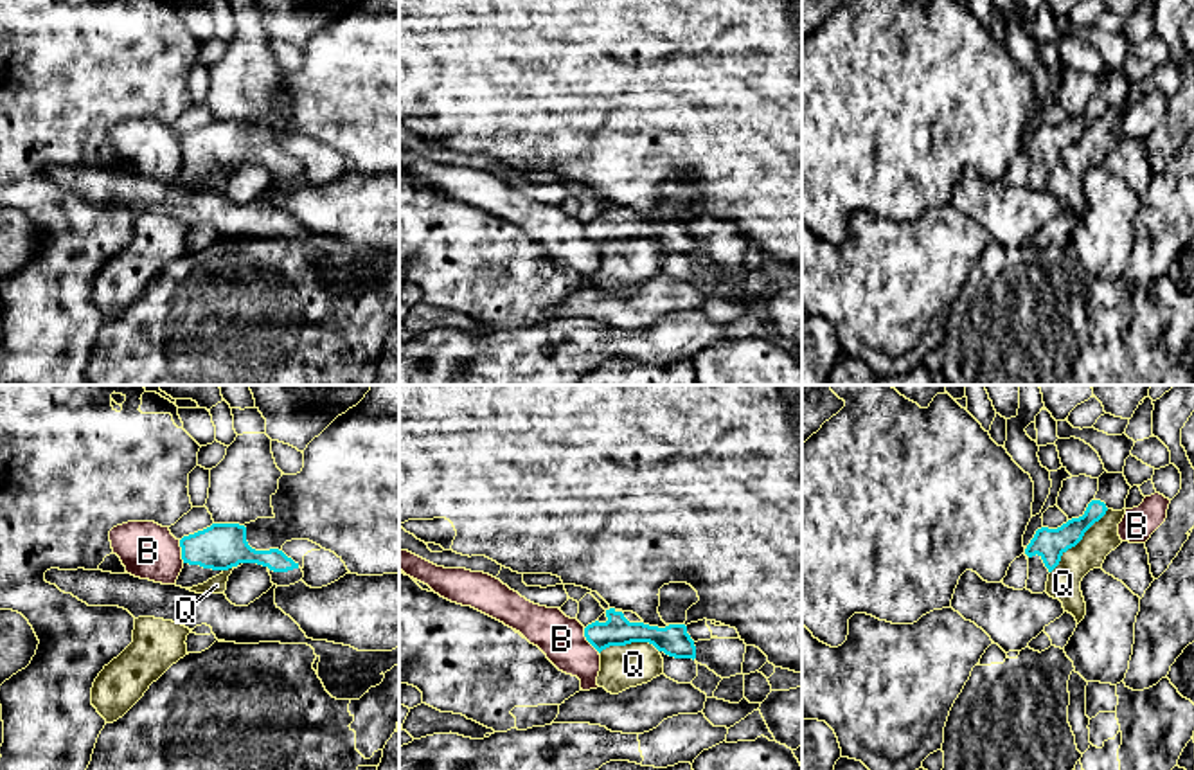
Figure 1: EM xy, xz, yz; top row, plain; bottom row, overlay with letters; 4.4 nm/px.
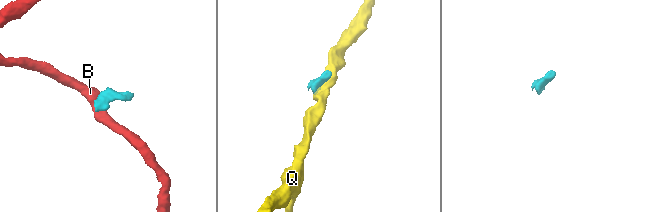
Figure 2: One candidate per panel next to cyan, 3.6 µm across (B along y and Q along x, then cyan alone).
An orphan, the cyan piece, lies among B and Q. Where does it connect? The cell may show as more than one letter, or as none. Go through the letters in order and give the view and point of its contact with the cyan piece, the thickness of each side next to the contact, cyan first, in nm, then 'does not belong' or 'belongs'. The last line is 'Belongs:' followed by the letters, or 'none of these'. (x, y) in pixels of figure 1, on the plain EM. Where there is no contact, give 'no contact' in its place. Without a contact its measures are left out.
B: xz (588, 238) | 140/200 nm | does not belong
Q: yz (1078, 139) | 140/150 nm | does not belong
Belongs: none of these

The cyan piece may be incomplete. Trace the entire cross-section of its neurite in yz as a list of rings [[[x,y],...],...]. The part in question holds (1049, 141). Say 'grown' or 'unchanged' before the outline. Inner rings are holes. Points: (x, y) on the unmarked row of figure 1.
grown; [[[1092,97],[1083,113],[1072,115],[1057,126],[1041,124],[1025,146],[1029,157],[1027,187],[1043,191],[1048,171],[1059,162],[1061,153],[1075,144],[1084,130],[1106,112],[1108,104],[1100,97]]]

